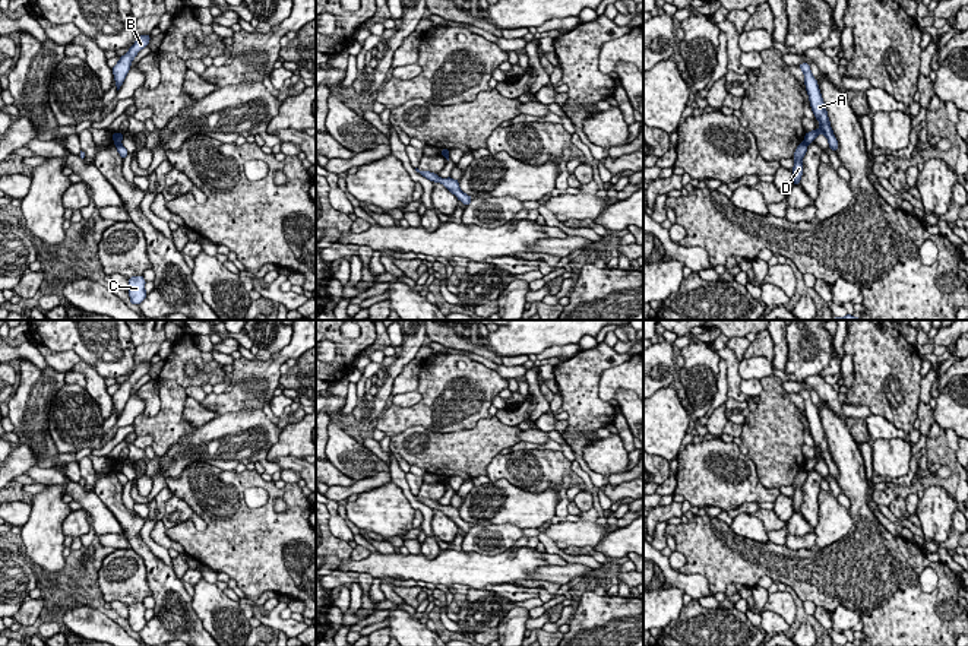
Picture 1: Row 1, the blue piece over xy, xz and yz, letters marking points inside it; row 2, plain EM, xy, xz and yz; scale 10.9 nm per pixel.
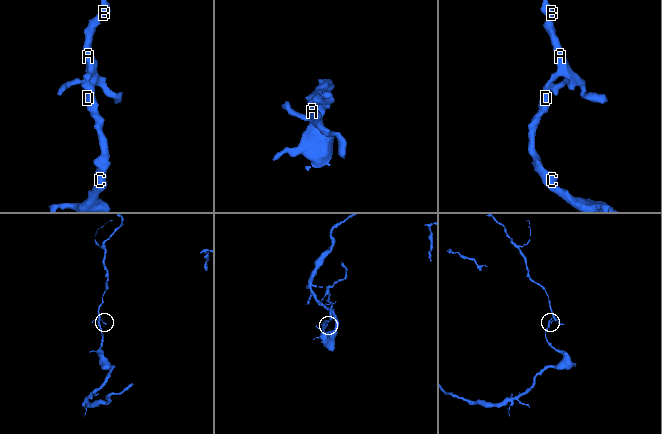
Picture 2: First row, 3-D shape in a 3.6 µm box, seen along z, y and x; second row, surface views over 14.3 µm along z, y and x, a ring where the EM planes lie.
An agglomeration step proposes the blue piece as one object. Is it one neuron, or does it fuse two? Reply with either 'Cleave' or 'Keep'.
Cleave

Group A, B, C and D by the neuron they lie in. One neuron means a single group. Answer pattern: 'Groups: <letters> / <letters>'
Groups: A B / C D

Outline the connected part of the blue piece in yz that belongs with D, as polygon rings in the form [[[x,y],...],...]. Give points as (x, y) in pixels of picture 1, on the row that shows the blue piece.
[[[801,142],[798,146],[797,146],[797,151],[794,152],[794,159],[795,159],[795,164],[793,167],[793,175],[794,175],[794,186],[798,186],[800,184],[800,180],[801,180],[801,175],[803,175],[803,164],[801,164],[801,159],[804,158],[807,152],[807,143],[806,142]]]

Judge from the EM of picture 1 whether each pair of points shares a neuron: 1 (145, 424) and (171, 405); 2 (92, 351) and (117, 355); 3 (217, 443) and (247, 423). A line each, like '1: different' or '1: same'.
1: same
2: same
3: same

